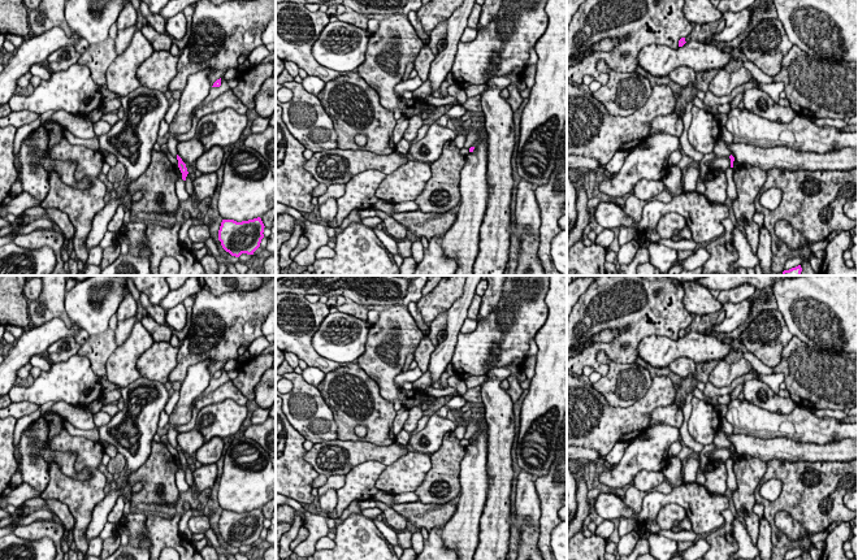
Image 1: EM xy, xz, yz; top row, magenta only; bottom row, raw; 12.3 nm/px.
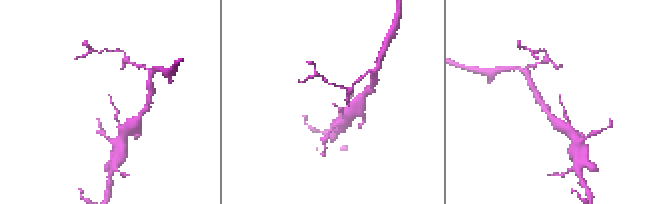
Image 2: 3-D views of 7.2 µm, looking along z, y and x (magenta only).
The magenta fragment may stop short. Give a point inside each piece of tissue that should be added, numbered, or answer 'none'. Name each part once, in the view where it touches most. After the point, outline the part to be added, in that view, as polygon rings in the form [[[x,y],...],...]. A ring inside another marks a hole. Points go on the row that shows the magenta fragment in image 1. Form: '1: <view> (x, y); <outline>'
none

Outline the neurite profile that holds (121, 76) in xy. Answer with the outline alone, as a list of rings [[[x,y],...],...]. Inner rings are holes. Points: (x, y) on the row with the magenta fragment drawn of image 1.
[[[138,30],[129,47],[109,65],[105,87],[118,96],[126,96],[140,87],[136,70],[152,53],[152,45]]]

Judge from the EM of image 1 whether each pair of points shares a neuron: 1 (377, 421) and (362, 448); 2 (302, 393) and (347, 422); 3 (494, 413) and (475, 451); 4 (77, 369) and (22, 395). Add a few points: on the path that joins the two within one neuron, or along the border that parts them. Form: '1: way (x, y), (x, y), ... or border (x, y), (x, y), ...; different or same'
1: border (338, 438), (375, 445), (395, 442); different
2: border (316, 387), (332, 412), (338, 438); different
3: border (484, 417), (486, 425), (486, 459); different
4: way (64, 382), (47, 386), (35, 394); same

